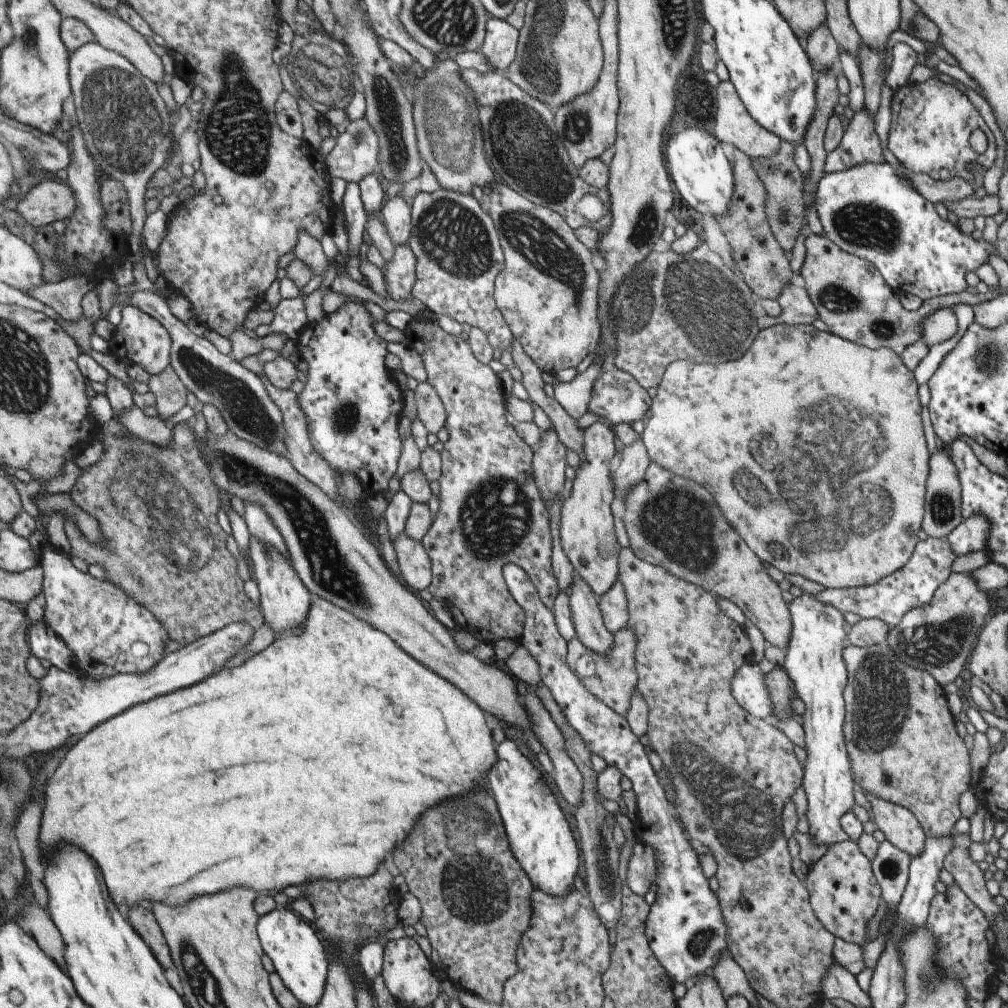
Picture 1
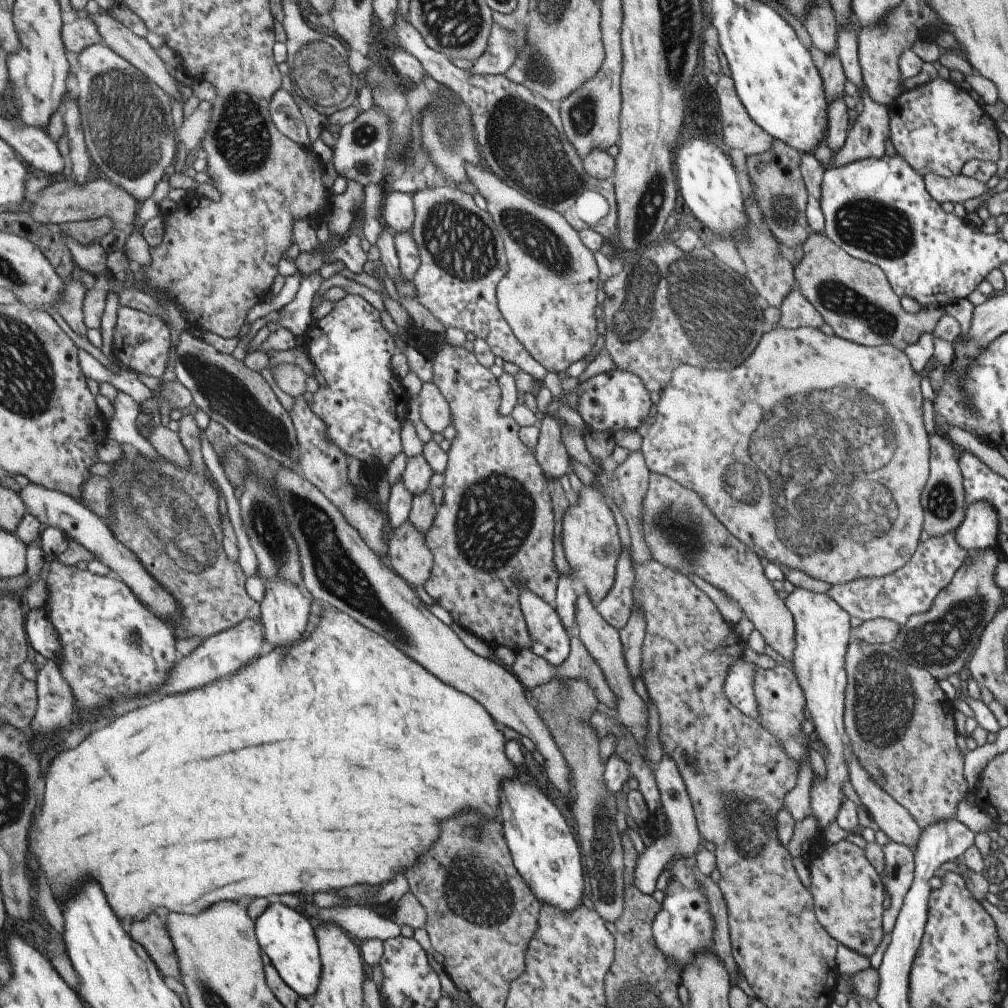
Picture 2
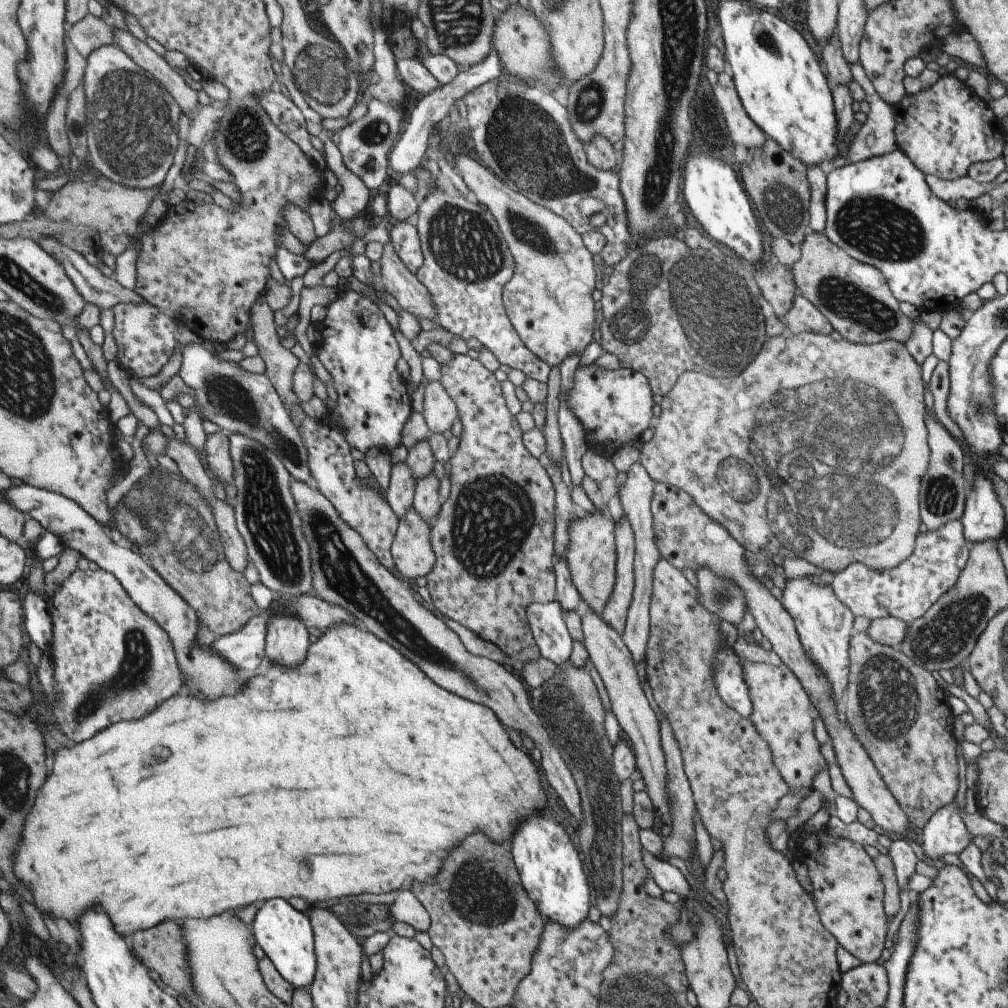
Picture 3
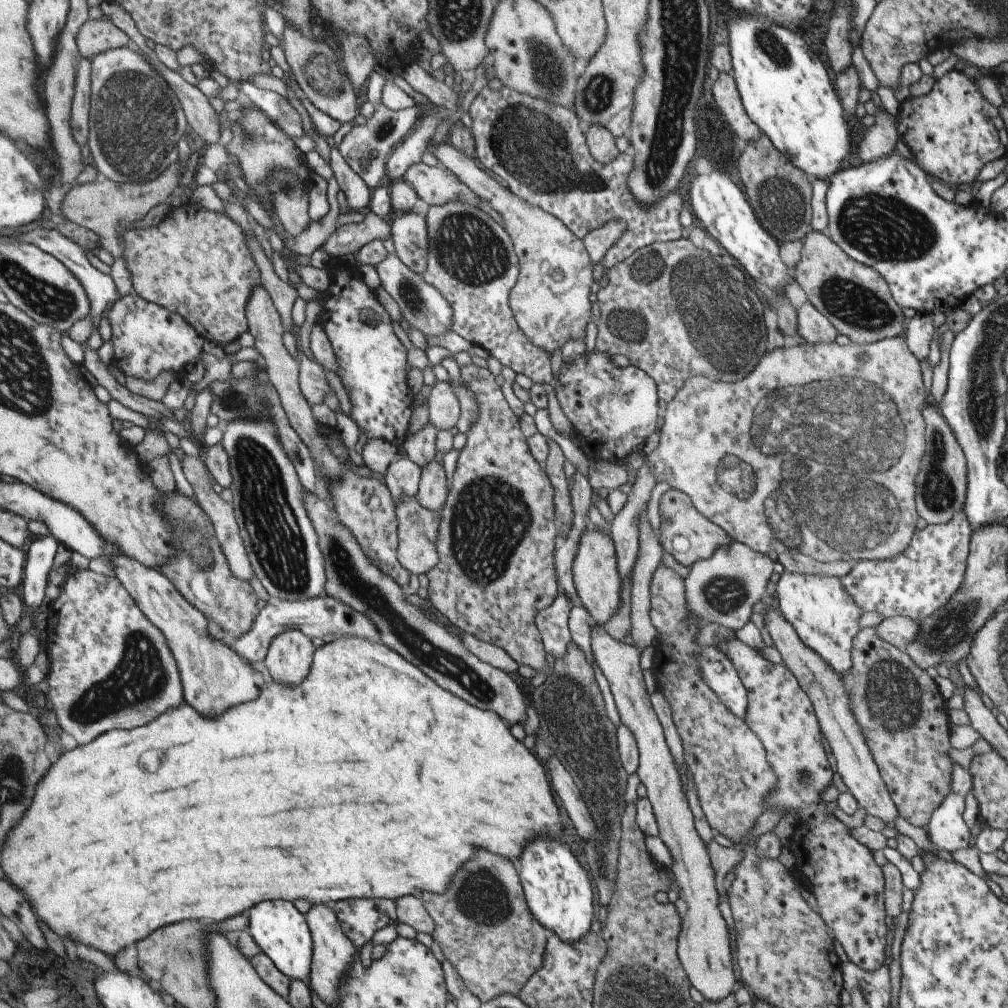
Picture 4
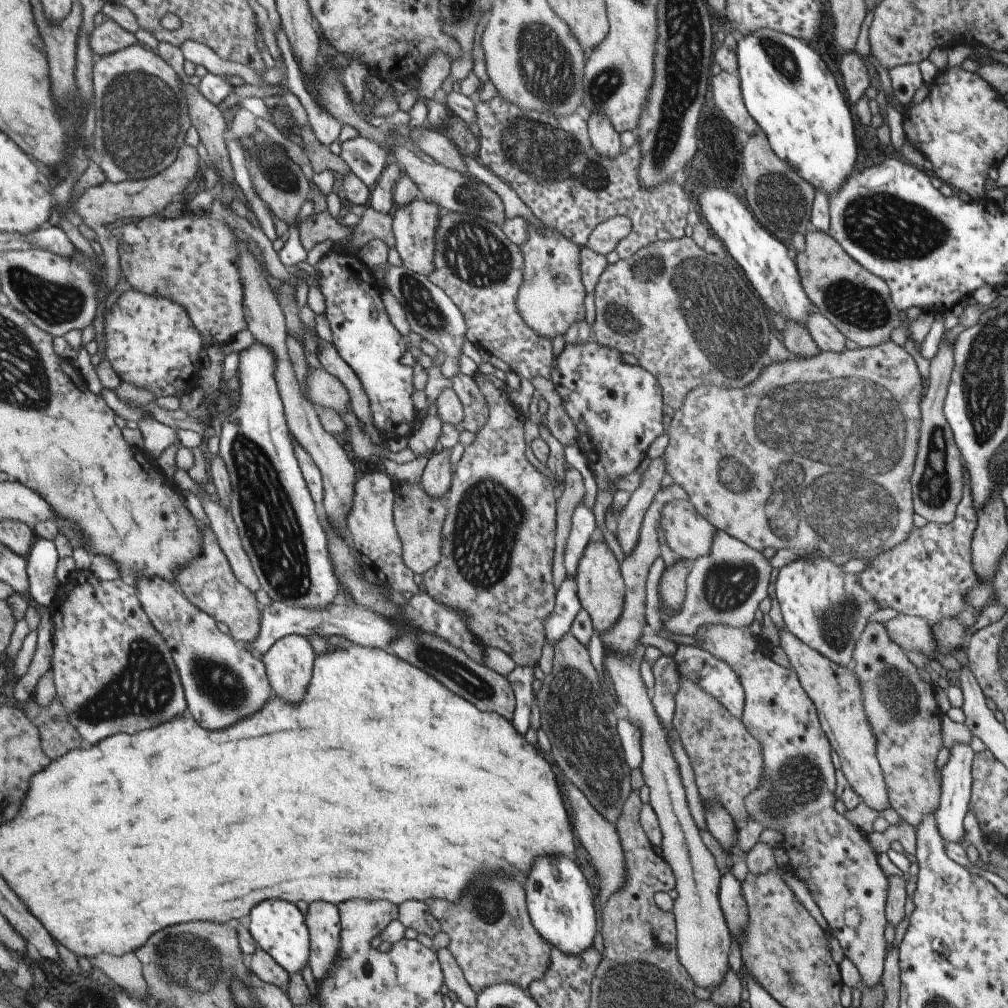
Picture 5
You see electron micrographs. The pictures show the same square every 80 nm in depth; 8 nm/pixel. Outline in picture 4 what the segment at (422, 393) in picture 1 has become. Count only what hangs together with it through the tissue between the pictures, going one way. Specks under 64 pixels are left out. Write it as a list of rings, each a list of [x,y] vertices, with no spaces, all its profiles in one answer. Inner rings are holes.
[[[436,381],[428,396],[428,422],[437,430],[453,428],[460,415],[460,406],[450,384]]]

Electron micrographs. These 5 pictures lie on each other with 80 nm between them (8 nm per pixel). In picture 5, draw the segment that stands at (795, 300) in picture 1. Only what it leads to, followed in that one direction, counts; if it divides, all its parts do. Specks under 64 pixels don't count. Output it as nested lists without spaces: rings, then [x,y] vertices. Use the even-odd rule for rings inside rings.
[[[810,312],[803,324],[820,351],[842,353],[845,348],[845,337],[819,313]]]

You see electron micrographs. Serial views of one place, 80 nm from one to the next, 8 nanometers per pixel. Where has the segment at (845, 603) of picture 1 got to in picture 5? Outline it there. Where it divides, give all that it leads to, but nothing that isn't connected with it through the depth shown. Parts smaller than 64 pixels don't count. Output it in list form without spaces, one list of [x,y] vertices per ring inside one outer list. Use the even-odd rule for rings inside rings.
[[[963,464],[963,486],[962,497],[957,503],[954,517],[948,523],[926,522],[924,526],[914,527],[908,532],[908,535],[889,550],[878,554],[866,569],[859,573],[858,581],[874,600],[876,608],[893,608],[899,615],[913,615],[925,619],[931,625],[938,623],[943,619],[954,619],[969,628],[975,624],[975,621],[981,613],[981,609],[972,609],[964,601],[966,594],[978,586],[978,576],[971,566],[970,542],[972,534],[976,527],[976,512],[971,498],[968,472]]]

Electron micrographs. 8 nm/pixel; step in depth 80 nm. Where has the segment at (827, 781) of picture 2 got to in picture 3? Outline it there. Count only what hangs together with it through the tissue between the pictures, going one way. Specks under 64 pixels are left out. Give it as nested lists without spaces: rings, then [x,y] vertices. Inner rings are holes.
[[[807,577],[785,579],[778,601],[791,615],[804,653],[818,666],[820,673],[828,680],[828,685],[831,685],[832,701],[841,704],[841,692],[848,683],[848,646],[854,633],[852,622],[855,616],[835,596],[828,579],[823,579],[823,586]]]

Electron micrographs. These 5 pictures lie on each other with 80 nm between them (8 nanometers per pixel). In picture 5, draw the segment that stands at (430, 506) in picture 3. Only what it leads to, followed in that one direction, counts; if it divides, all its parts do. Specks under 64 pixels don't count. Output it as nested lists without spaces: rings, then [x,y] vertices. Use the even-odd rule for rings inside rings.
[[[442,449],[427,459],[423,467],[419,483],[428,497],[439,498],[445,496],[450,487],[451,466],[449,465],[449,449]]]

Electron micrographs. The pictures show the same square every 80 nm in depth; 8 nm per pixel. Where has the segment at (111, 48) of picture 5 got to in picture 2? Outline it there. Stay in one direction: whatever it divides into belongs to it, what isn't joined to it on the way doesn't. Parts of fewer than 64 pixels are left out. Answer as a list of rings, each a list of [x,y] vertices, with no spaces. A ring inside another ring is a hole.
[[[85,11],[75,17],[69,17],[63,23],[62,37],[69,52],[79,54],[83,49],[95,43],[102,43],[94,20]]]

